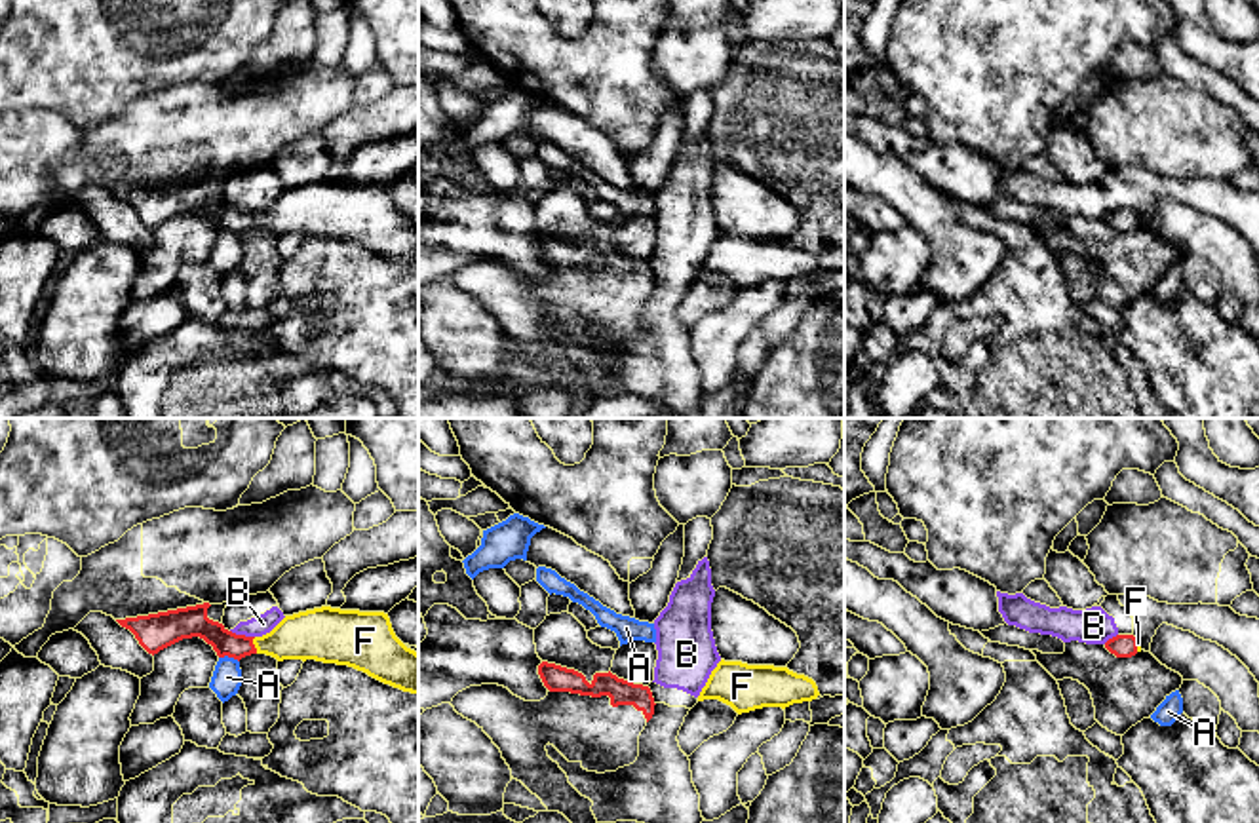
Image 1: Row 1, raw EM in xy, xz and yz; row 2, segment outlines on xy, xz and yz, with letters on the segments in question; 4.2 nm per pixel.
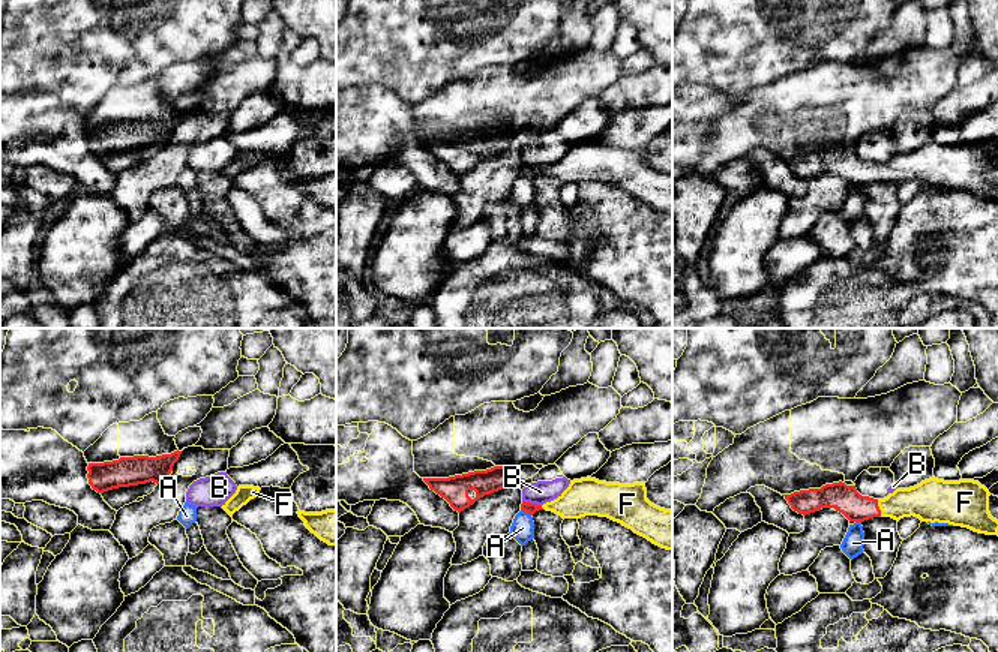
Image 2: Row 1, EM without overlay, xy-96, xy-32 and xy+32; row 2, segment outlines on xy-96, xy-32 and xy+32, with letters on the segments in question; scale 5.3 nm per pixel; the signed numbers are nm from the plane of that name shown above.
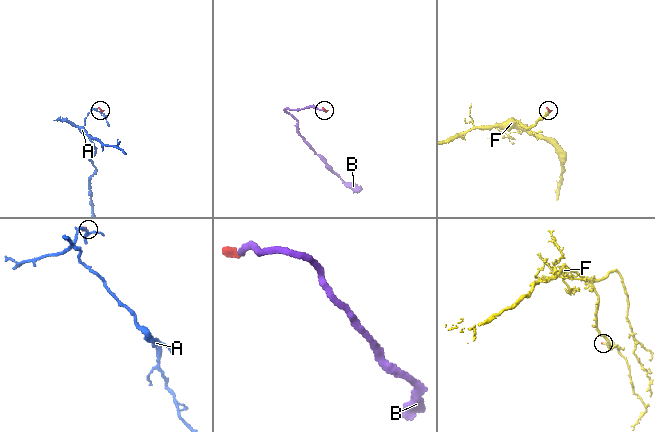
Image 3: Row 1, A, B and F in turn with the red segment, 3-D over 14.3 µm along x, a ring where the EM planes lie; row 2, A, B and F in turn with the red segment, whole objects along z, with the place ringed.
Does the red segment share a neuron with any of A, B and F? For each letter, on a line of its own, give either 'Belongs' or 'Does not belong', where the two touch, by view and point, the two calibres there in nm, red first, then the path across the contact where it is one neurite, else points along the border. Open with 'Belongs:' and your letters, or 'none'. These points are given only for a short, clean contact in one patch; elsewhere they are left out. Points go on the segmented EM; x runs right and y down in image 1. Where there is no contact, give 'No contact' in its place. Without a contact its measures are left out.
Belongs: F
A: Does not belong. Touches red at xy (229, 656). Thickness 130 nm (red) against 130 nm. Boundary: xy (219, 656), (231, 656), (238, 662)
B: Does not belong. Touches red at xy (242, 635). Thickness 130 nm (red) against 90 nm. Boundary: xy (231, 630), (253, 637)
F: Belongs. Touches red at xy (253, 645). Thickness 110 nm (red) against 200 nm. Path across: xy (225, 643), (253, 645), (284, 643), (307, 635)

